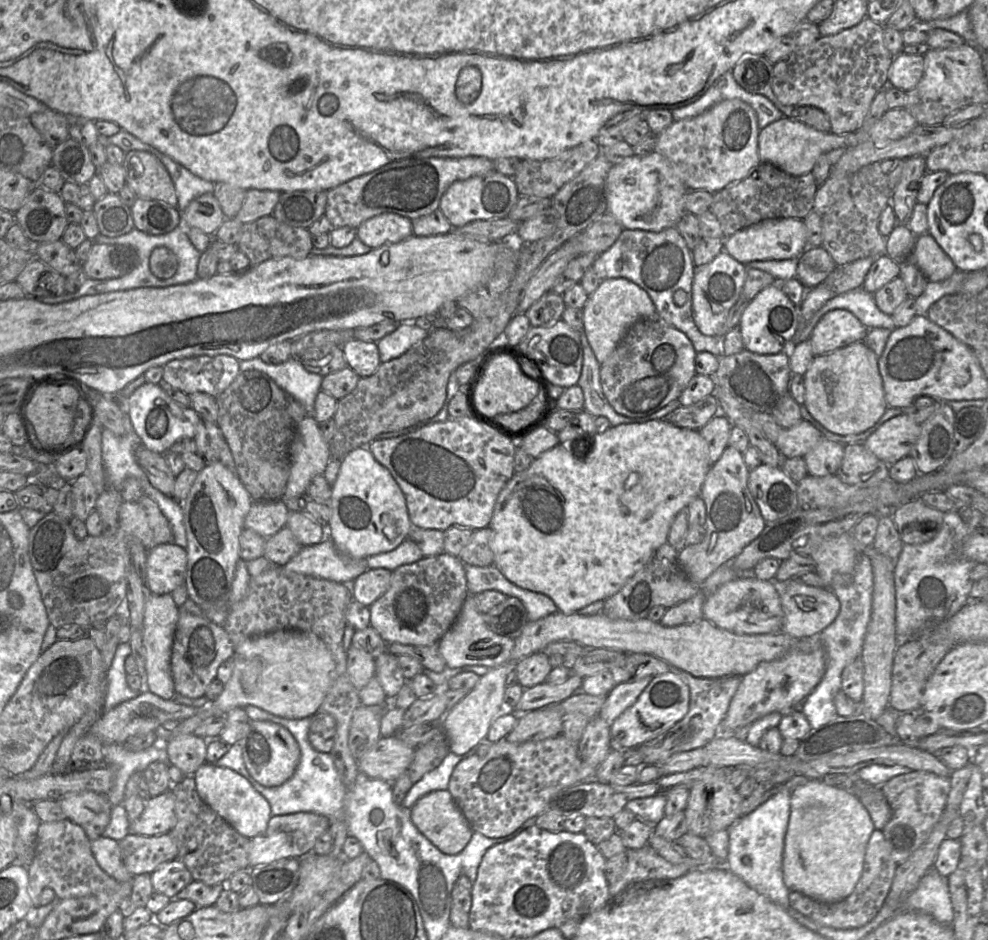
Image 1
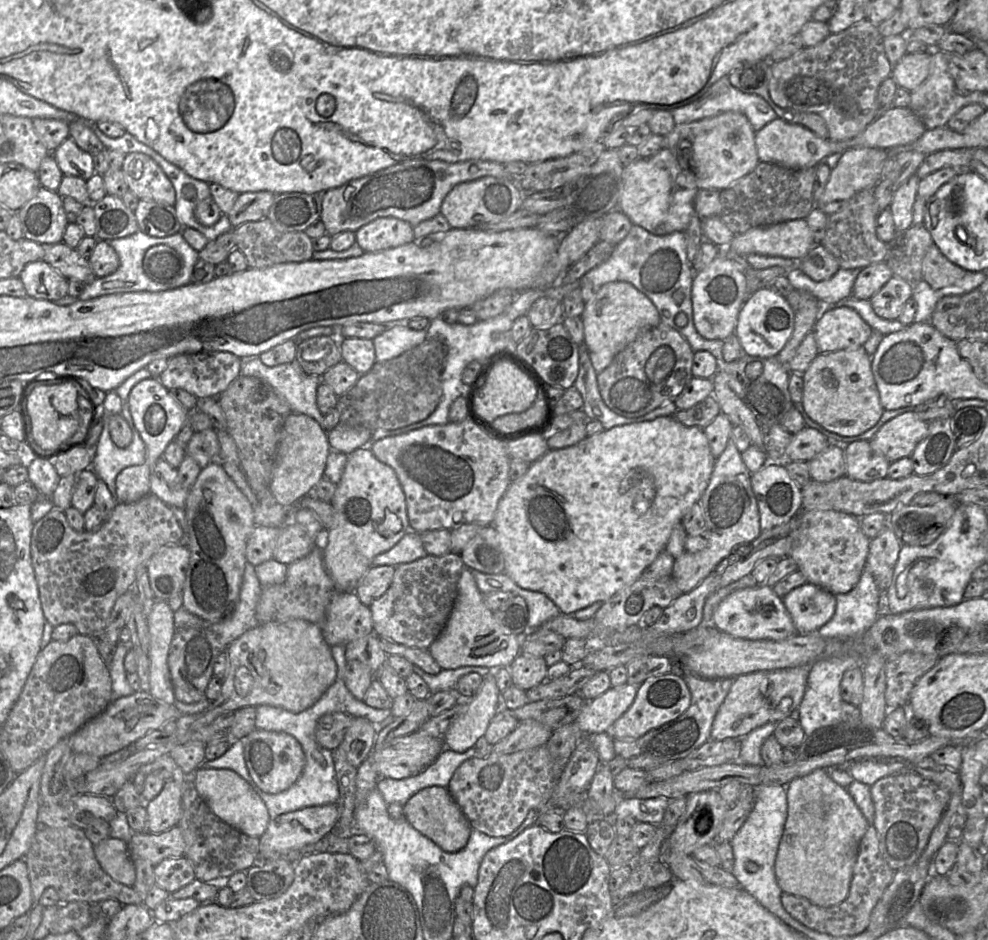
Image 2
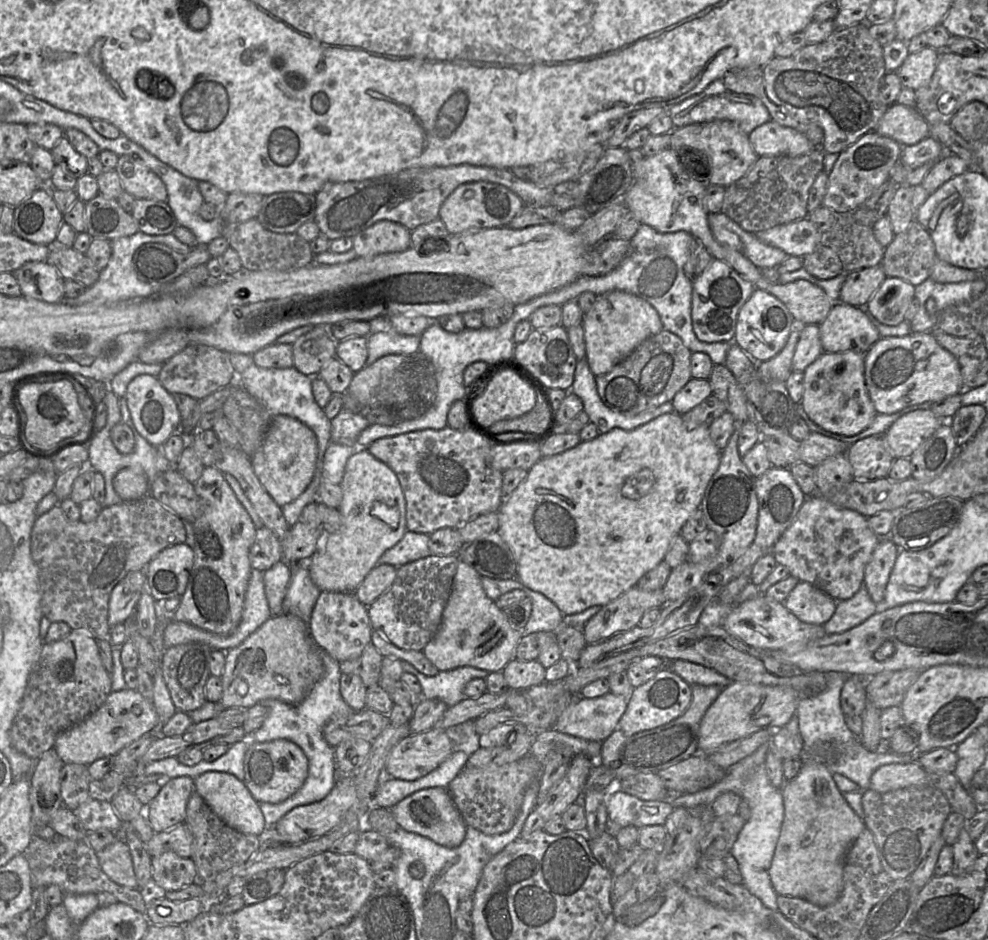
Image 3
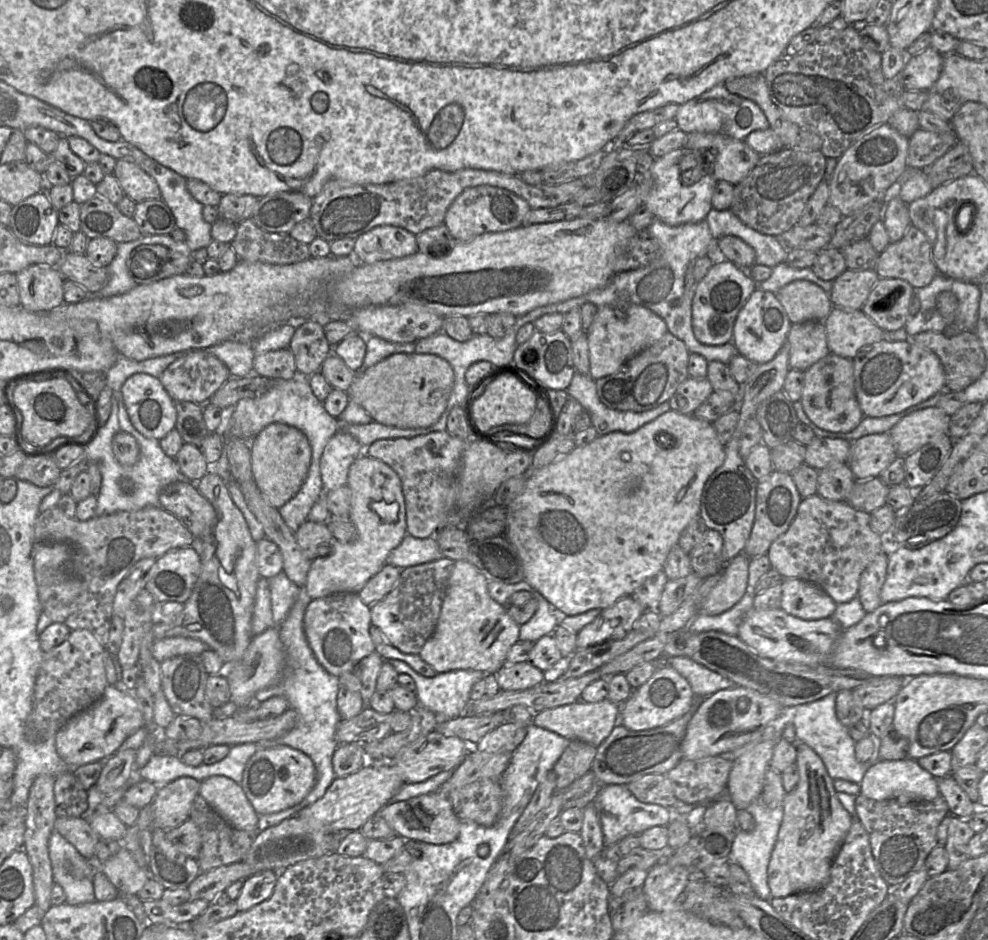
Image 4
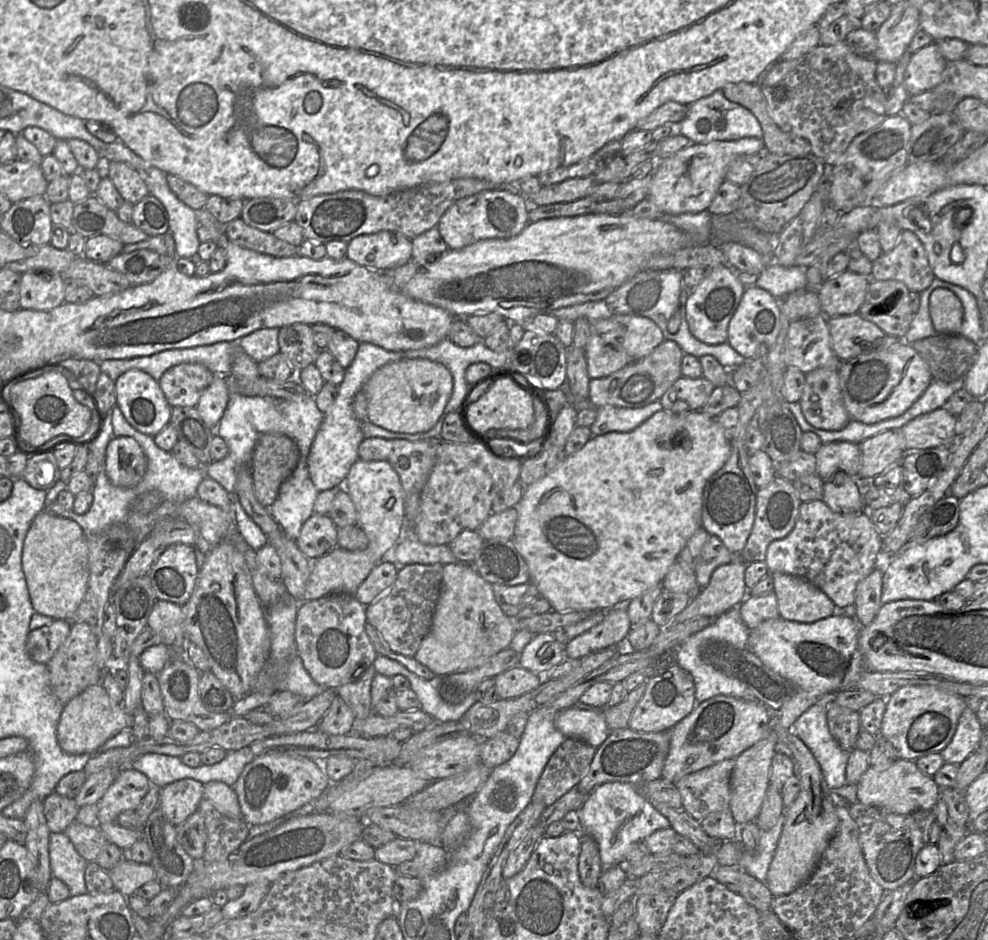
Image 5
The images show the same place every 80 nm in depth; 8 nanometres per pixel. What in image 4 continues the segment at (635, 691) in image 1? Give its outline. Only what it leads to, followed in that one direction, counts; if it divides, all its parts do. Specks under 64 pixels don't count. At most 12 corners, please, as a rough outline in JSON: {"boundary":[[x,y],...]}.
{"boundary":[[608,698],[534,714],[532,723],[597,747],[619,723]]}

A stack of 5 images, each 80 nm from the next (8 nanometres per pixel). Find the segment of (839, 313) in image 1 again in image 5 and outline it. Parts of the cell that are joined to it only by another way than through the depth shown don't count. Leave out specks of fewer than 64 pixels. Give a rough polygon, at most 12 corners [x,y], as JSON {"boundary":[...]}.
{"boundary":[[859,313],[827,317],[841,361],[904,339]]}

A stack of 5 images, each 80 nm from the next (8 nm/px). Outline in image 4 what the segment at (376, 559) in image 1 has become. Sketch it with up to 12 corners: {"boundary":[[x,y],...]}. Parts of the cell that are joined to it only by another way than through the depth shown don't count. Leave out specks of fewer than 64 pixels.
{"boundary":[[406,534],[387,563],[406,568],[441,558],[435,537]]}

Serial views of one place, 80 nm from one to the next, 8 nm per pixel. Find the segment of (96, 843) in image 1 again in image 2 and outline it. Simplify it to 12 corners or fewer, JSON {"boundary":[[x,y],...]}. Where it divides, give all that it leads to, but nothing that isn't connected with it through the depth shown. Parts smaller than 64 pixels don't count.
{"boundary":[[108,837],[93,845],[113,880],[134,885],[135,867],[126,842]]}

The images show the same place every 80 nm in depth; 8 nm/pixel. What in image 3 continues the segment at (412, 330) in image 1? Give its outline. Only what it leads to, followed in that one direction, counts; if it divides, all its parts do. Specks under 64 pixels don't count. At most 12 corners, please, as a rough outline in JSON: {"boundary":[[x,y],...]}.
{"boundary":[[374,320],[366,365],[390,354],[414,354],[420,335],[402,335]]}

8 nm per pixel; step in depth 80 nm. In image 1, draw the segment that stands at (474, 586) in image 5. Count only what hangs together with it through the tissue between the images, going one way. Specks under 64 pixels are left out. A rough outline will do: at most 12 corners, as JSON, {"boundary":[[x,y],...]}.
{"boundary":[[469,594],[437,645],[449,668],[492,669],[515,639],[490,630]]}

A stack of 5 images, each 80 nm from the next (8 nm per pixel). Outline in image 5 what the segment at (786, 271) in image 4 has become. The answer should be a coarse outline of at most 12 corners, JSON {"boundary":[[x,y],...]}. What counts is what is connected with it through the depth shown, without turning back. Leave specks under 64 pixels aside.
{"boundary":[[769,262],[755,285],[775,298],[806,287],[807,268]]}

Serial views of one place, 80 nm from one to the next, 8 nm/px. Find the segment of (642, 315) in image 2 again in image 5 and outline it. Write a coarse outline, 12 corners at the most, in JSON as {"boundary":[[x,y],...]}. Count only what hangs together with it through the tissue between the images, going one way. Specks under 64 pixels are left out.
{"boundary":[[649,318],[590,322],[587,372],[598,379],[649,355],[663,340]]}

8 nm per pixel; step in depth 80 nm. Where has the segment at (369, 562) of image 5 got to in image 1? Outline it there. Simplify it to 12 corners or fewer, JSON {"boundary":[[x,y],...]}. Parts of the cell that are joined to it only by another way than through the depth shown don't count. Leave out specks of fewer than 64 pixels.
{"boundary":[[368,447],[341,461],[329,538],[367,559],[412,530],[400,486]]}

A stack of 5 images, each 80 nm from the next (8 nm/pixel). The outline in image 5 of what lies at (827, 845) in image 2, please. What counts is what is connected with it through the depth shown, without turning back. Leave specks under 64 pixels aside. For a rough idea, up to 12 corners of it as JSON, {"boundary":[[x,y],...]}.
{"boundary":[[790,730],[800,791],[767,874],[774,897],[811,877],[839,824],[812,752]]}

